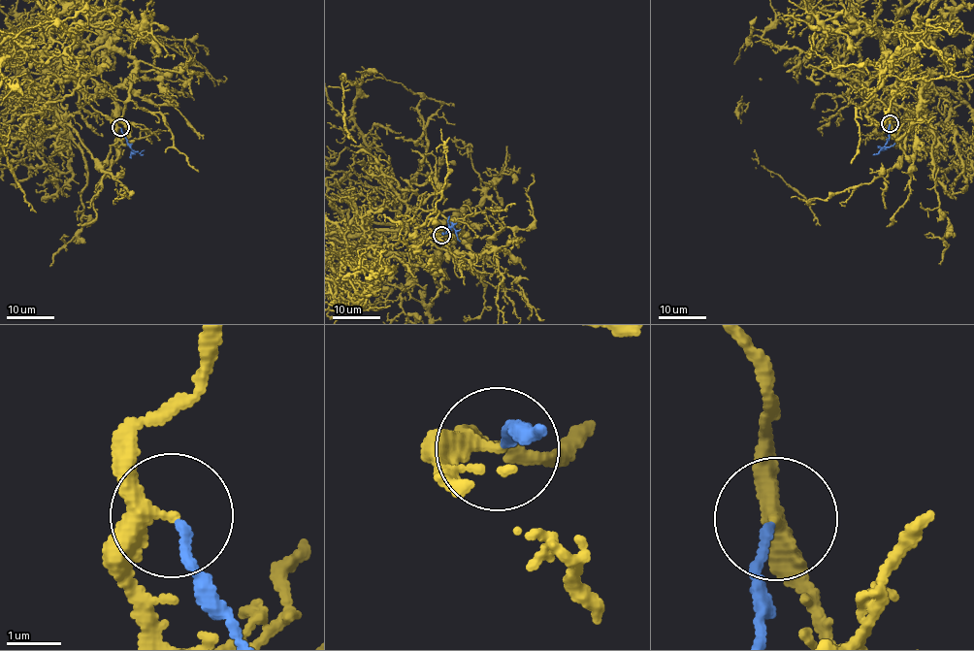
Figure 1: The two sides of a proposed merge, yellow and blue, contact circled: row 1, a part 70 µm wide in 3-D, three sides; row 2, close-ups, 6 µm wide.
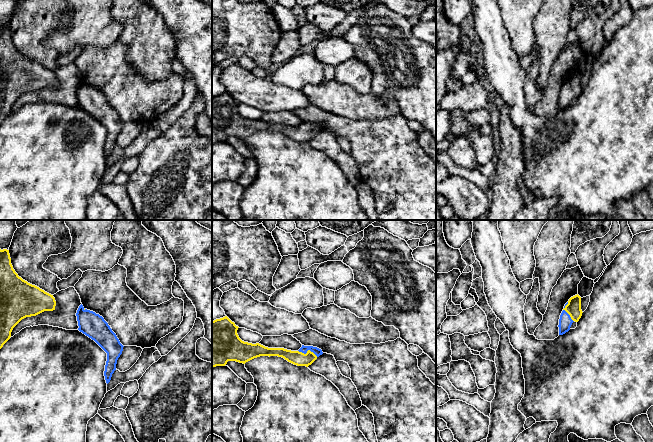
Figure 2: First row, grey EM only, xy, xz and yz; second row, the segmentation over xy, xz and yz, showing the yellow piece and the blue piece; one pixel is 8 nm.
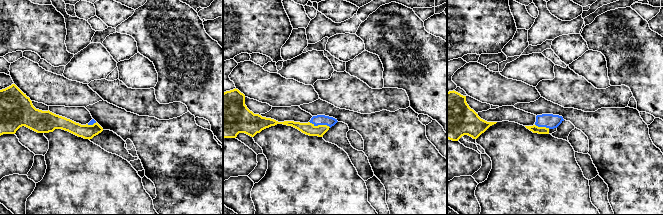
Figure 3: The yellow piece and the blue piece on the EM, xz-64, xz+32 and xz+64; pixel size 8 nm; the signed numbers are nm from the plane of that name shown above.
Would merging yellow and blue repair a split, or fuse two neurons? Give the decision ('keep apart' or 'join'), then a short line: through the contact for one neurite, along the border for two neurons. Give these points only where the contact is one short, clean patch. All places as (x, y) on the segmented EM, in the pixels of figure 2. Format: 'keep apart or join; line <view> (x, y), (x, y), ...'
join; line xz (297, 358), (300, 358), (308, 350), (303, 349)

